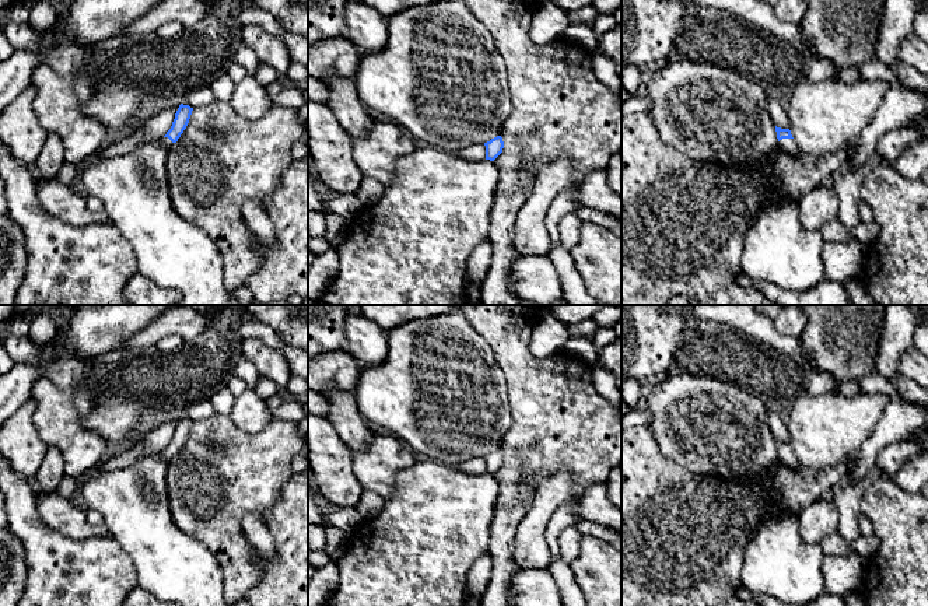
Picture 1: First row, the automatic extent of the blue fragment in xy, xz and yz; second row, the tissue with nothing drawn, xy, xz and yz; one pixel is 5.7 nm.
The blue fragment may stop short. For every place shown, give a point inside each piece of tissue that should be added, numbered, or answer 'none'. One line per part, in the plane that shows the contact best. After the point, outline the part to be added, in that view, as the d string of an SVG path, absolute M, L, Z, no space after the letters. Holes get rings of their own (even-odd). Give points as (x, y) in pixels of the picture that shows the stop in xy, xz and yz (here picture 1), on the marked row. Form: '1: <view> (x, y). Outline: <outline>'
1: yz (788, 144). Outline: M782 139L780 140L780 146L784 147L789 154L795 157L801 154L801 150L795 144L794 139Z

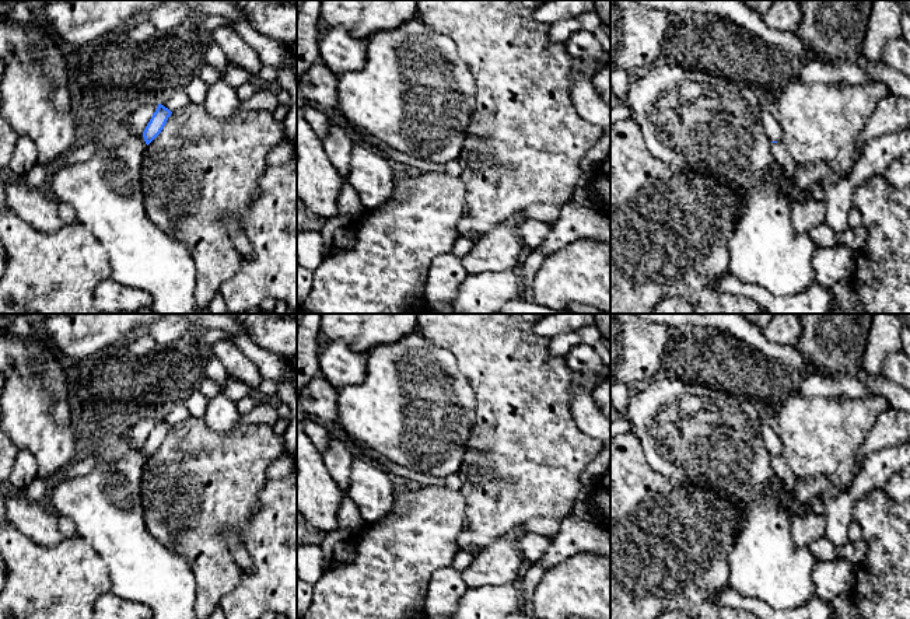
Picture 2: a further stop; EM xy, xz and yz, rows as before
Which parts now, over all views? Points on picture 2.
1: yz (784, 161). Outline: M783 141L781 143L771 143L771 153L773 153L773 157L777 162L777 167L783 169L783 172L785 174L785 176L788 179L788 190L791 192L791 195L790 195L791 202L792 203L802 202L808 196L808 192L798 193L795 190L795 175L798 171L798 164L788 154Z

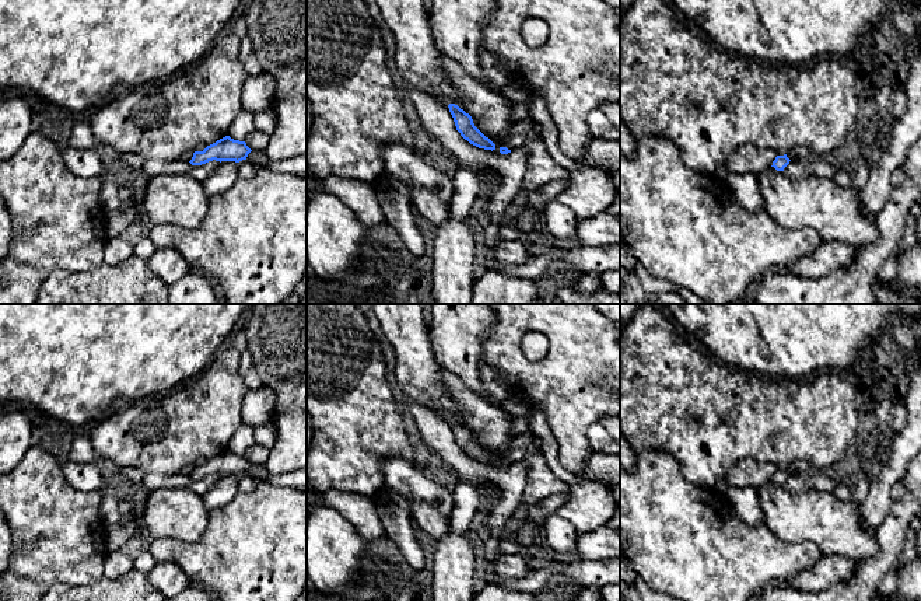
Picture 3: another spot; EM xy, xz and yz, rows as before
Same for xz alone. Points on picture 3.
none

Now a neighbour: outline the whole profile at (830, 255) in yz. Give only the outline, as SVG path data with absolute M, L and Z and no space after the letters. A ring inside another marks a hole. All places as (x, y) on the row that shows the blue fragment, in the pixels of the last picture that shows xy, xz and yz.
M841 241L822 244L791 265L787 270L802 277L823 277L833 270L850 266L858 256L858 248Z

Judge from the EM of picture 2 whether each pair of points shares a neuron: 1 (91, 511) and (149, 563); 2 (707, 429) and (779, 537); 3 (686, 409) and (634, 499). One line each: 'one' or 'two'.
1: one
2: one
3: two

